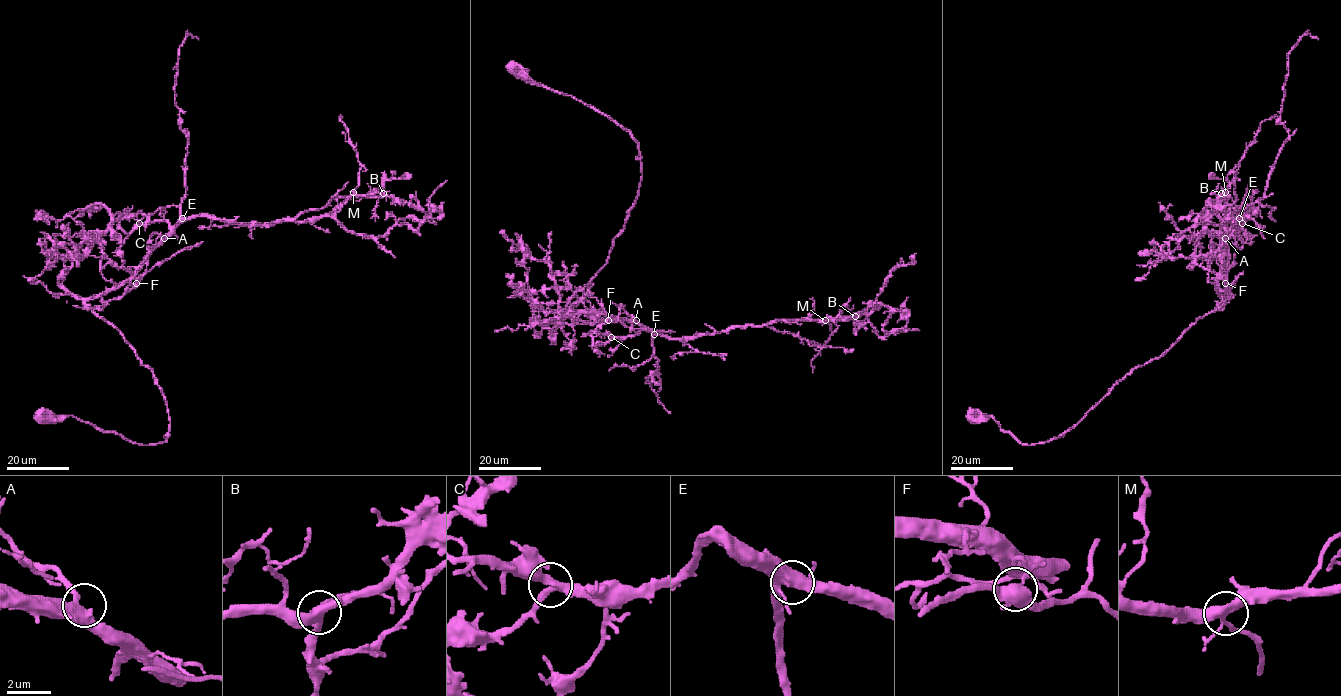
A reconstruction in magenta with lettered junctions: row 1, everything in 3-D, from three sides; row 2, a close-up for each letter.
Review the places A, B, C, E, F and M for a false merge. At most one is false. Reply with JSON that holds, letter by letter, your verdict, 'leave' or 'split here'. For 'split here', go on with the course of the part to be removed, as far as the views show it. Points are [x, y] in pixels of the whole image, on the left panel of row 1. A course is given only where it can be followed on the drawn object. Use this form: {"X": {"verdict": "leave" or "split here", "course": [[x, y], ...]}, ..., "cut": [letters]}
{"A": {"verdict": "leave"}, "B": {"verdict": "leave"}, "C": {"verdict": "leave"}, "E": {"verdict": "leave"}, "F": {"verdict": "split here", "course": [[136, 283], [121, 297], [96, 308], [66, 301]]}, "M": {"verdict": "leave"}, "cut": ["F"]}

